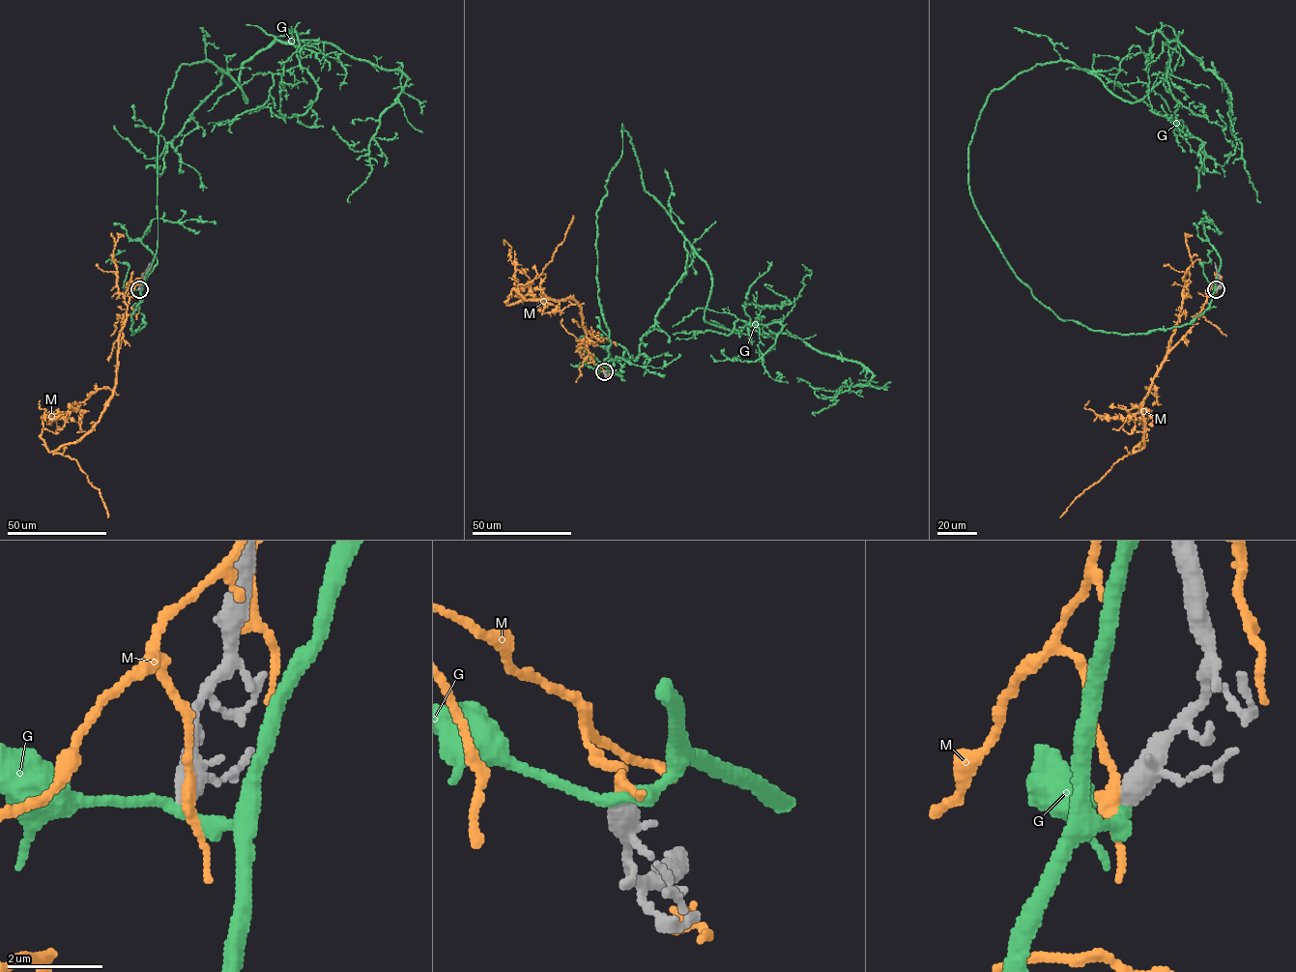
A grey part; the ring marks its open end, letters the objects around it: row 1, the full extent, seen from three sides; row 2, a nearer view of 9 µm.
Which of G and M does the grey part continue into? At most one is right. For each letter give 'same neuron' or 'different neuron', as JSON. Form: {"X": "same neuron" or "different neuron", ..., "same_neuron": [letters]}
{"G": "different neuron", "M": "different neuron", "same_neuron": []}

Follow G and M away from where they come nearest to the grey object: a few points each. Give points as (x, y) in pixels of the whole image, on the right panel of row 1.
G: (1217, 289), (1140, 334), (1043, 305), (971, 194), (988, 96), (1069, 61), (1137, 103), (1178, 40), (1260, 202)
M: (1216, 289), (1143, 399), (1141, 449), (1134, 451), (1146, 437), (1146, 412), (1101, 419), (1084, 407), (1088, 400)

